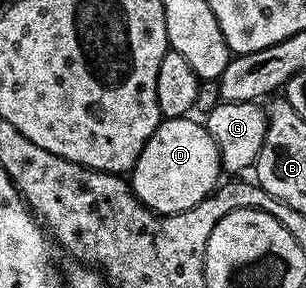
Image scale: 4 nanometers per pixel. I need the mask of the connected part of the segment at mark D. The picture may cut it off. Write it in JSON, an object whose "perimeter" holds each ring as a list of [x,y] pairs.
{"perimeter":[[[186,115],[162,120],[151,135],[151,139],[147,139],[139,159],[133,164],[131,170],[133,193],[155,214],[178,213],[195,207],[195,203],[208,197],[222,180],[221,156],[215,147],[215,139],[211,139],[211,135],[200,120],[192,121],[193,119],[192,116]]]}

